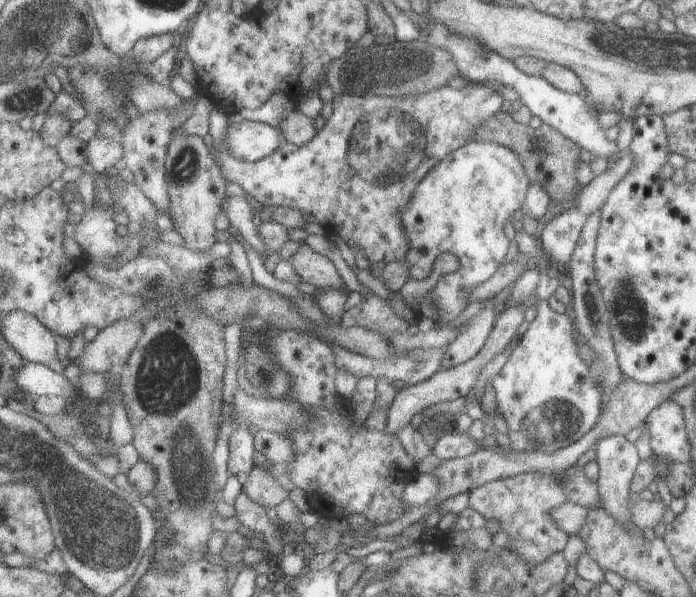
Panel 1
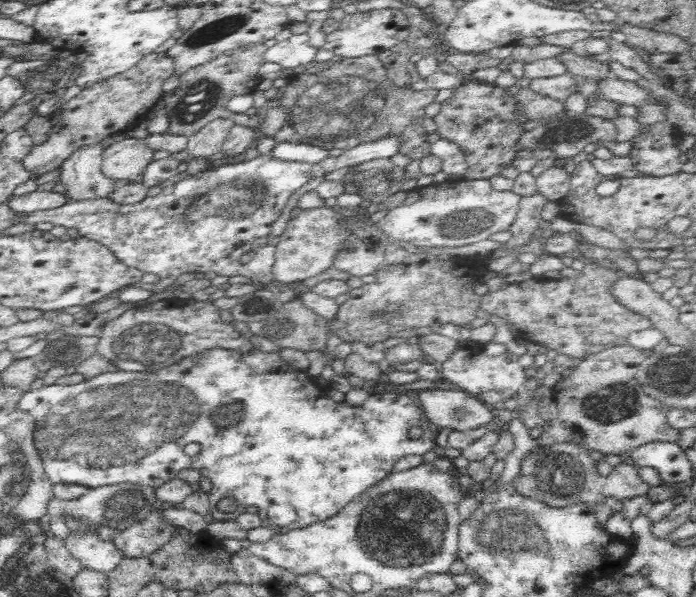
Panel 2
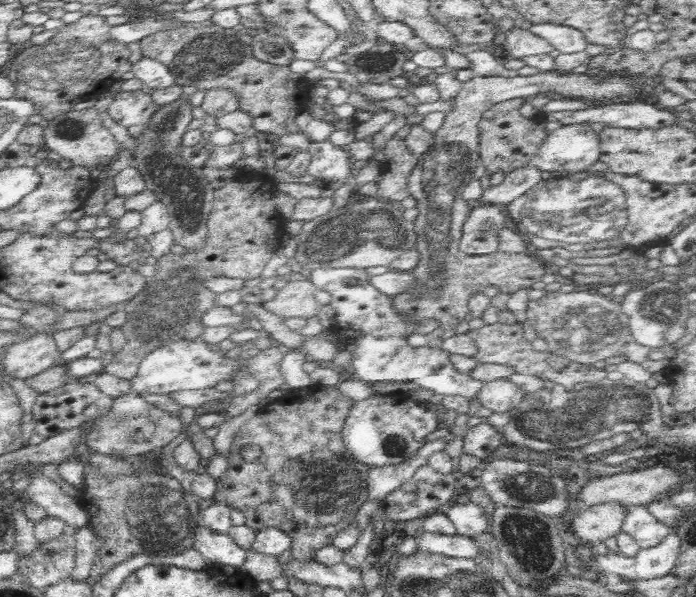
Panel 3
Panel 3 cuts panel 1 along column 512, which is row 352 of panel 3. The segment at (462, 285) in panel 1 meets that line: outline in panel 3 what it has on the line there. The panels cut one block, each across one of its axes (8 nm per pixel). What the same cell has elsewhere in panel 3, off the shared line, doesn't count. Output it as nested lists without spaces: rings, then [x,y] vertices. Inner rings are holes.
[[[201,340],[196,342],[174,342],[162,348],[156,348],[146,354],[140,362],[136,376],[131,378],[130,387],[136,394],[161,394],[167,395],[177,390],[198,390],[201,388],[214,388],[216,382],[222,382],[223,378],[230,378],[230,372],[242,366],[242,360],[230,360],[230,357],[214,354]]]

